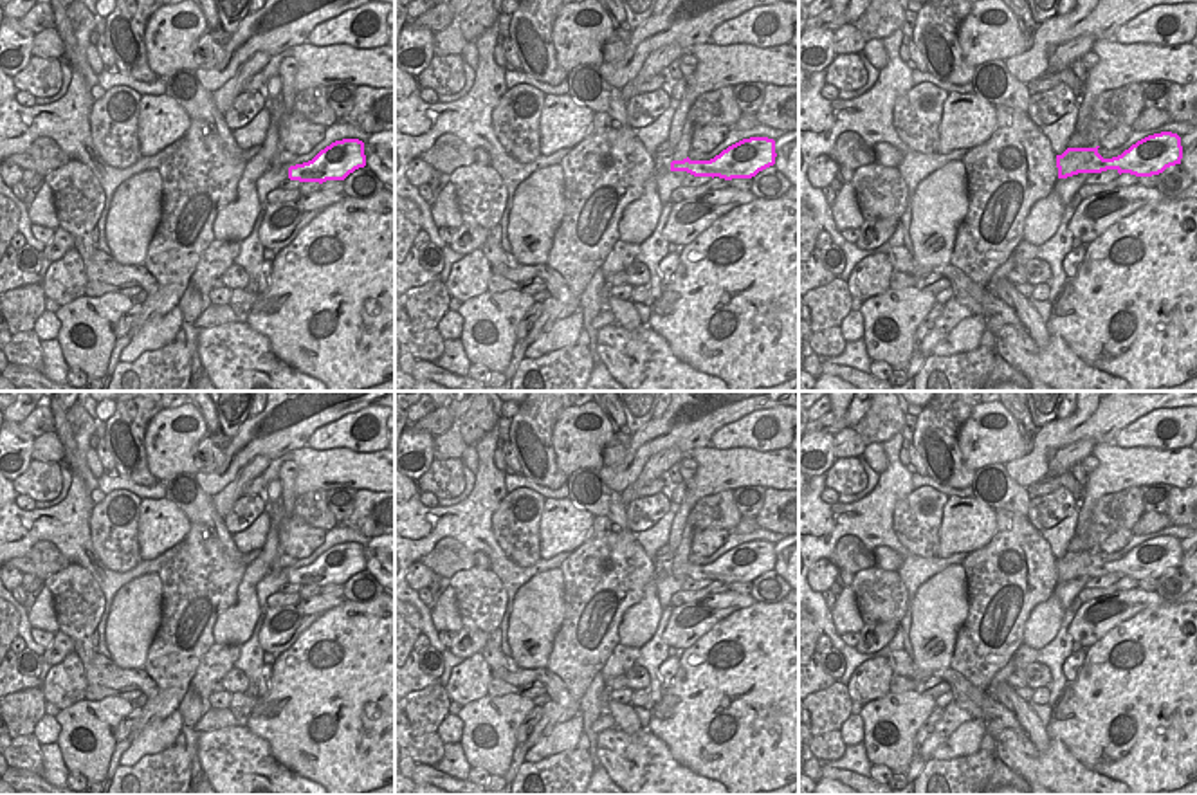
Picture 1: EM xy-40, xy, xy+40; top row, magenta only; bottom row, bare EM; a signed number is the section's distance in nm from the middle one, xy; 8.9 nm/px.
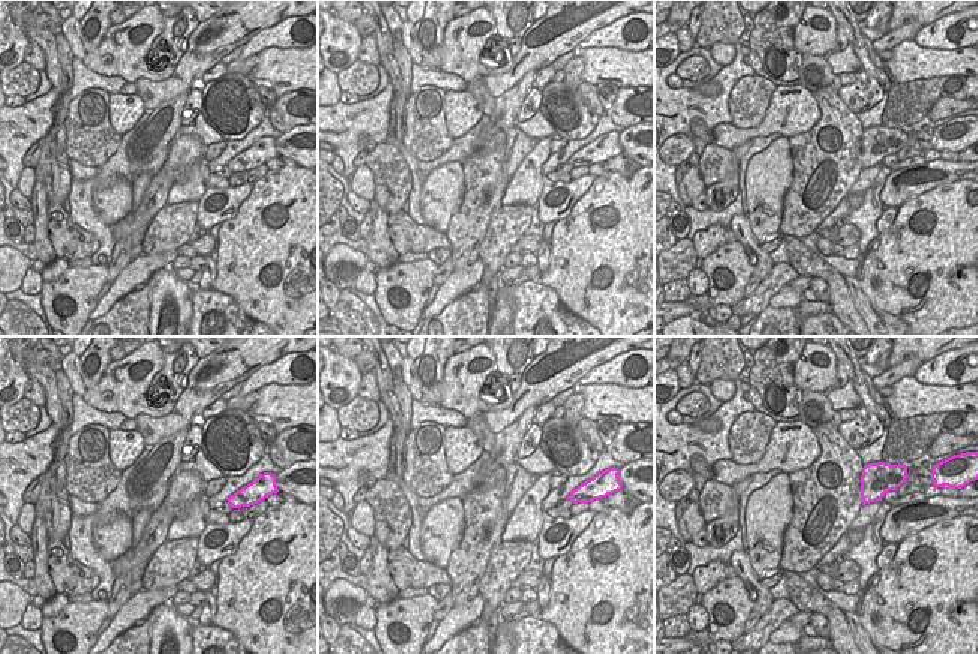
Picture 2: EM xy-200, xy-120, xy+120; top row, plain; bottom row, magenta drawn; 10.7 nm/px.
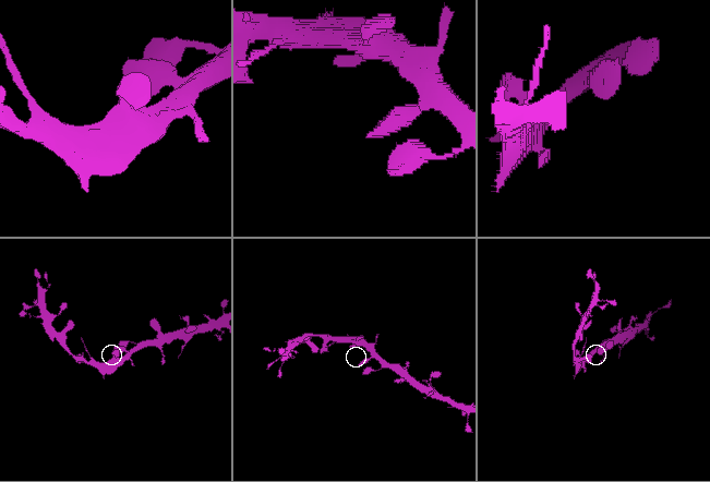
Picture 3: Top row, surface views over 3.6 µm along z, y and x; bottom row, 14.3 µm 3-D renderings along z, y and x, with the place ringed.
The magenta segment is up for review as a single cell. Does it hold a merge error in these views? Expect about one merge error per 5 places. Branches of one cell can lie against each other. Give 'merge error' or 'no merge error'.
no merge error

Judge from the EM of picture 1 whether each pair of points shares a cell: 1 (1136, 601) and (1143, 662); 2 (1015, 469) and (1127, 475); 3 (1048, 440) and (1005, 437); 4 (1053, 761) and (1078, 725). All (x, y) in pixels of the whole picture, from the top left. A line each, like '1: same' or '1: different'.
1: different
2: different
3: different
4: different

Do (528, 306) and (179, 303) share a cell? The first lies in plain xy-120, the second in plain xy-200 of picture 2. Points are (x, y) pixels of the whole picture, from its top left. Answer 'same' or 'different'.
different

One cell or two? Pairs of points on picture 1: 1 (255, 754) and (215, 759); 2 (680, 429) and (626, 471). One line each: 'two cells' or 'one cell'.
1: one cell
2: one cell

